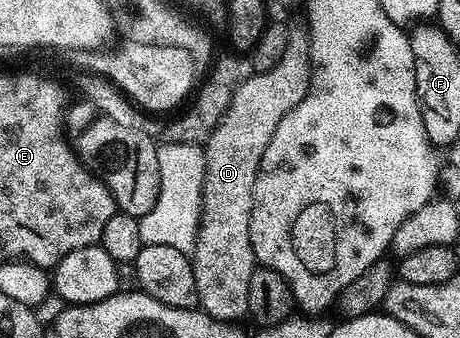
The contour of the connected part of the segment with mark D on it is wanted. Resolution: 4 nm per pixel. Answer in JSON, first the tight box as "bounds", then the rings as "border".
{"bounds":[190,29,312,322],"border":[[[293,29],[286,40],[286,52],[282,52],[282,60],[278,60],[278,64],[274,64],[270,72],[253,73],[252,77],[246,79],[236,89],[222,120],[216,125],[207,142],[203,143],[204,182],[200,200],[200,226],[196,232],[196,246],[190,257],[194,268],[199,309],[212,318],[223,322],[236,322],[248,314],[250,276],[258,268],[250,244],[250,212],[254,204],[254,180],[260,171],[266,144],[270,144],[270,136],[274,136],[274,128],[282,124],[282,116],[286,116],[286,112],[302,104],[310,88],[311,79],[312,45],[308,42],[307,33],[303,29]]]}

